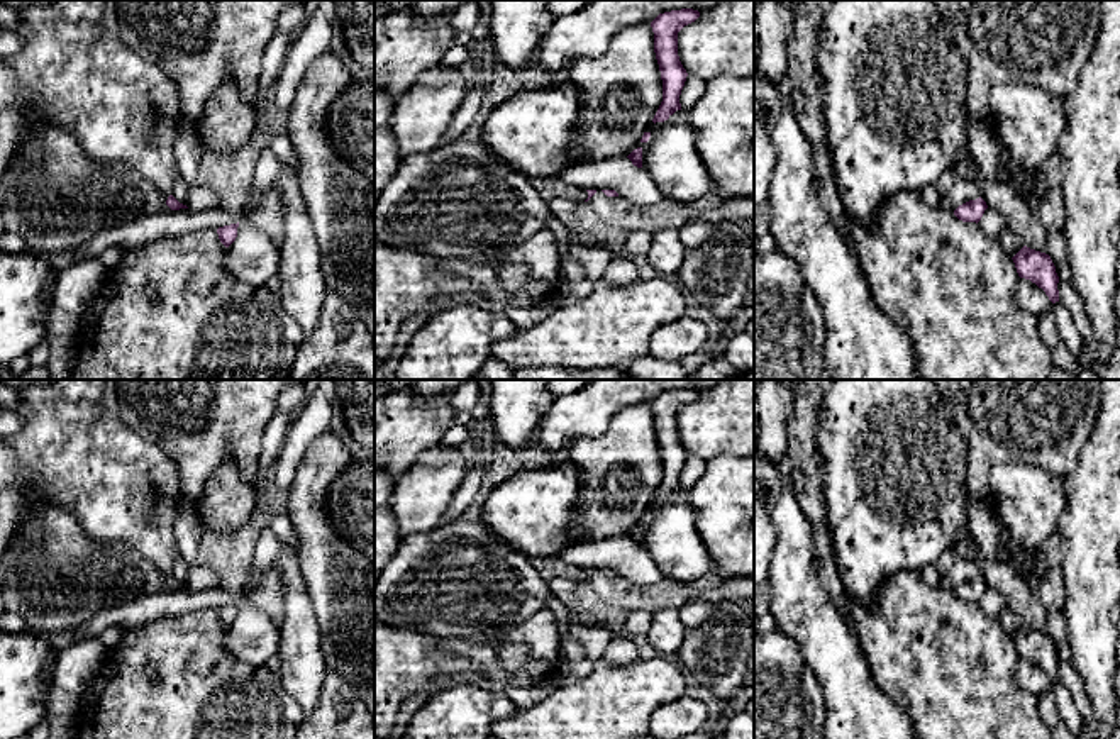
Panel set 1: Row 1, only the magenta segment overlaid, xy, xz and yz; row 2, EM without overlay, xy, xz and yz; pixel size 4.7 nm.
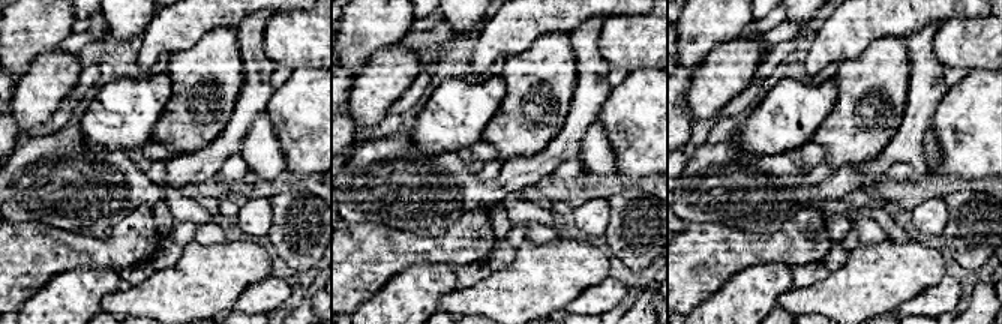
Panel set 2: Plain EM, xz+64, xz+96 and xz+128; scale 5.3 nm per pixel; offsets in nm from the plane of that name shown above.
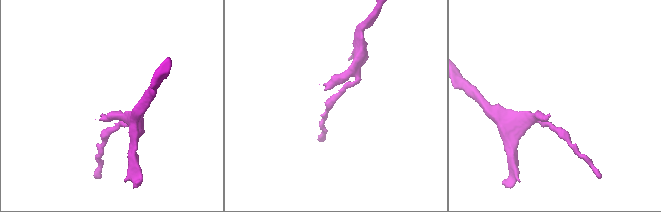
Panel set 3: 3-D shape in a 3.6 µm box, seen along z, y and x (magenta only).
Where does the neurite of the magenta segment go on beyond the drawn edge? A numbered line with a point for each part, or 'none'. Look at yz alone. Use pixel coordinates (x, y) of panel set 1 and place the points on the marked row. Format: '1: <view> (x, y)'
none

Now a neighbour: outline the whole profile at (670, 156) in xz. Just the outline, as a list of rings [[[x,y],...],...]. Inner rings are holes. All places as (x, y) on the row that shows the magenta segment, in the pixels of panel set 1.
[[[688,110],[652,122],[646,132],[651,134],[649,141],[639,142],[635,149],[642,149],[642,169],[651,175],[663,198],[690,203],[713,193],[712,178],[695,146]]]

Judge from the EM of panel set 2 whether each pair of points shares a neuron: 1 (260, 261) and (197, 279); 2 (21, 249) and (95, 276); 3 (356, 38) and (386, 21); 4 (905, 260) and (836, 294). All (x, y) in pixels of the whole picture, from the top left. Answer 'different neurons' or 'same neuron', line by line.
1: same neuron
2: different neurons
3: same neuron
4: same neuron

